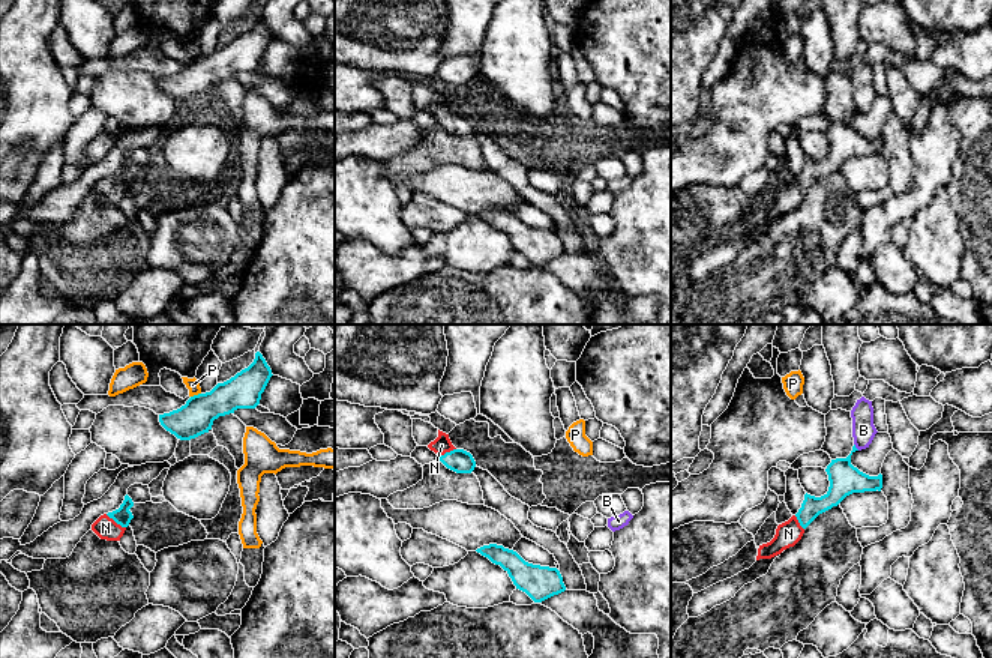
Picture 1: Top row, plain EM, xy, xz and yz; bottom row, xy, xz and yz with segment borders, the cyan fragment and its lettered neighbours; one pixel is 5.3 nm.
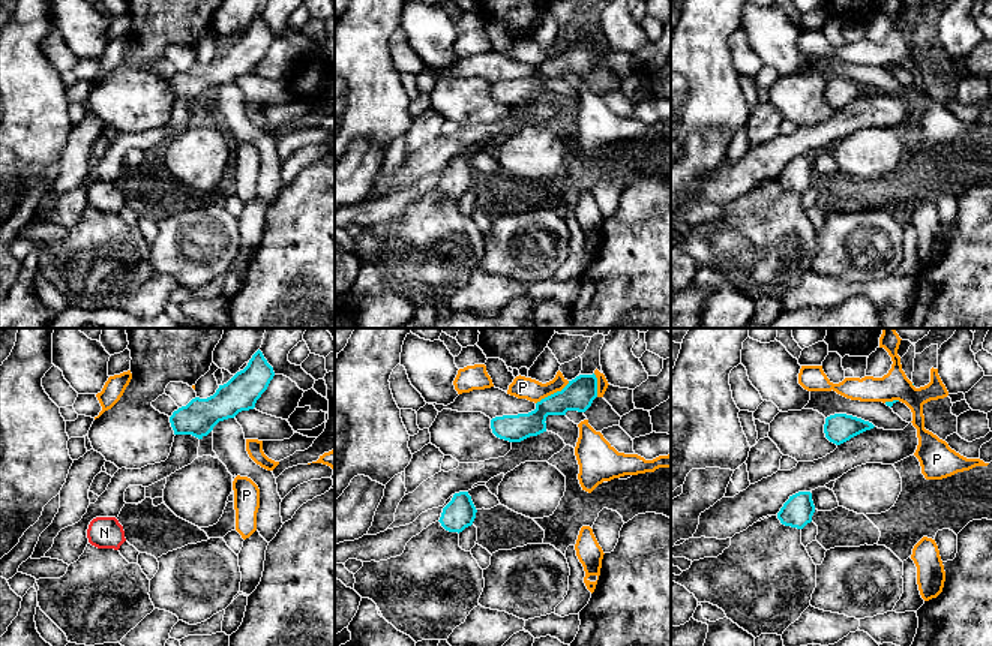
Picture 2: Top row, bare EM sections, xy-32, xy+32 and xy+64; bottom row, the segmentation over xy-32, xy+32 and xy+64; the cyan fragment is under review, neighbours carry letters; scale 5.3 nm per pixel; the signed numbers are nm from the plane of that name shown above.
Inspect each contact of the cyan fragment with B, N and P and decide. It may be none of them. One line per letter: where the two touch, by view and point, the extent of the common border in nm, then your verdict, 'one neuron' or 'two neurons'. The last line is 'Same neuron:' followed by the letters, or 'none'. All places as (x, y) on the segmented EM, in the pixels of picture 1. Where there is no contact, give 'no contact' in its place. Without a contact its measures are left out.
B: contact yz (854, 446); length 50 nm; two neurons
N: contact xy (116, 522); length 130 nm; one neuron
P: contact xy (195, 395); length 60 nm; two neurons
Same neuron: N

